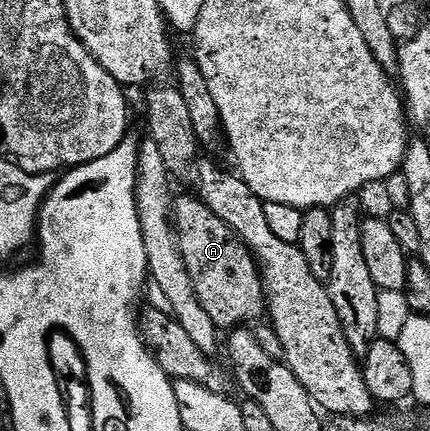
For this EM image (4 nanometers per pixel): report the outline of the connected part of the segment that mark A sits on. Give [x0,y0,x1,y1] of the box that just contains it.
[172,195,265,331]

